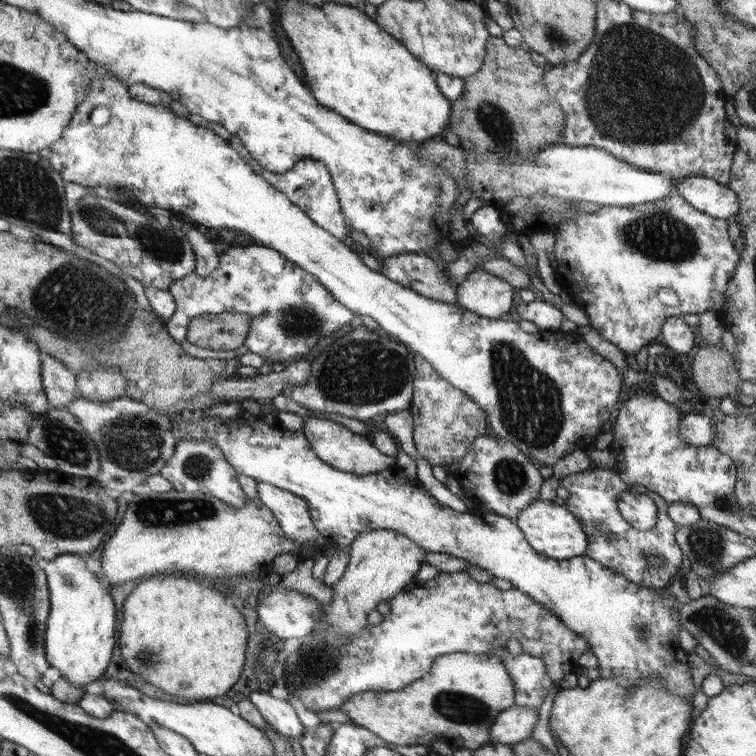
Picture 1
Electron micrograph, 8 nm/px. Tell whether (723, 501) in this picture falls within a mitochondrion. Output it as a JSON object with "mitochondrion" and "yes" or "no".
{"mitochondrion":"yes"}

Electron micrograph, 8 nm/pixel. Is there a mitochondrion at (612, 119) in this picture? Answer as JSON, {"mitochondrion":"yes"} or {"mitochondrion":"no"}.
{"mitochondrion":"yes"}

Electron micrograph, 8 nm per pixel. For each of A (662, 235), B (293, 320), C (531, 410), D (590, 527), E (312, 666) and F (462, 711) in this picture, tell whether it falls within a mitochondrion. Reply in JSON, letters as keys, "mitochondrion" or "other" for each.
{"A":"mitochondrion","B":"mitochondrion","C":"mitochondrion","D":"other","E":"mitochondrion","F":"mitochondrion"}

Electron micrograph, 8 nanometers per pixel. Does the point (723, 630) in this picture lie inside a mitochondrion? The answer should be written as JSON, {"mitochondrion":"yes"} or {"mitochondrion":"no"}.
{"mitochondrion":"yes"}

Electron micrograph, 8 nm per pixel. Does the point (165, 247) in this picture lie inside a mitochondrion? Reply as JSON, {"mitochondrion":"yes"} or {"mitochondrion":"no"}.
{"mitochondrion":"yes"}

